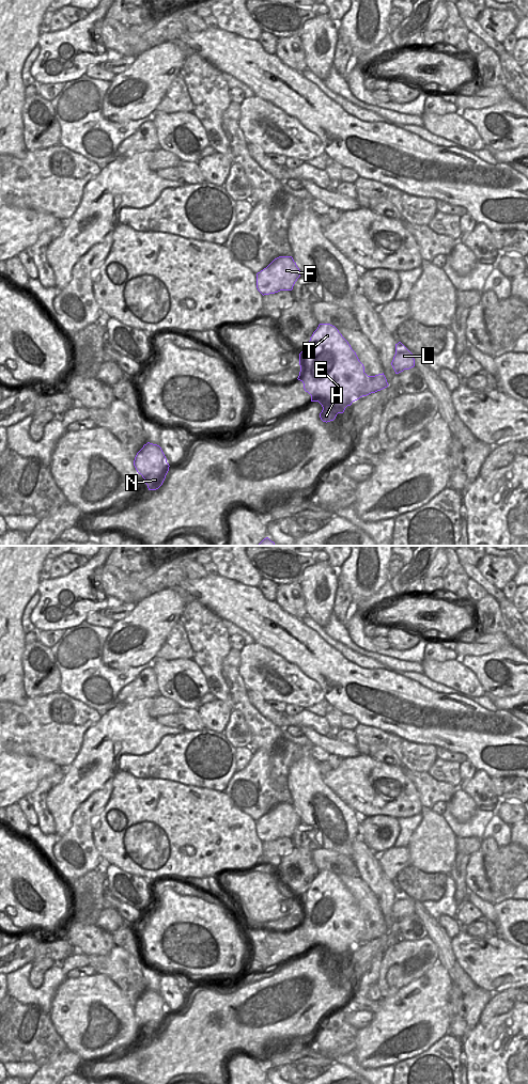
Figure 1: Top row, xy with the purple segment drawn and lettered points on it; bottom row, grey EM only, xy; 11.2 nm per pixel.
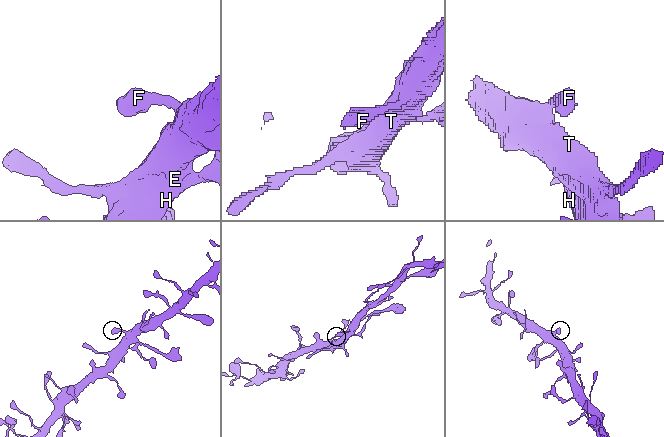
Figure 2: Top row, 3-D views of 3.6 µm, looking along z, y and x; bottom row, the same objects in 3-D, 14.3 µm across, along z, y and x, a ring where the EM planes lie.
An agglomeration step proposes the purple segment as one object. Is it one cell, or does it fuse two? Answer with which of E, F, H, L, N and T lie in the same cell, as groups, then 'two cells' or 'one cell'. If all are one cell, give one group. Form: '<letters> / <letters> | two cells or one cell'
E F H L N T | one cell

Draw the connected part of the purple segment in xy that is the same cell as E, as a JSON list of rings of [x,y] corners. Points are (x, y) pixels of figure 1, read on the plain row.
[[[320,870],[310,887],[299,900],[300,918],[298,927],[311,942],[311,948],[319,948],[323,957],[320,964],[323,969],[333,968],[338,960],[343,960],[347,953],[362,943],[375,940],[389,931],[383,921],[368,923],[364,913],[356,899],[339,877],[330,870]]]

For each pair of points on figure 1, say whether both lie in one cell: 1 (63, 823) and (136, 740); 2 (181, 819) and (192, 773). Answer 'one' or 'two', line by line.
1: one
2: two

